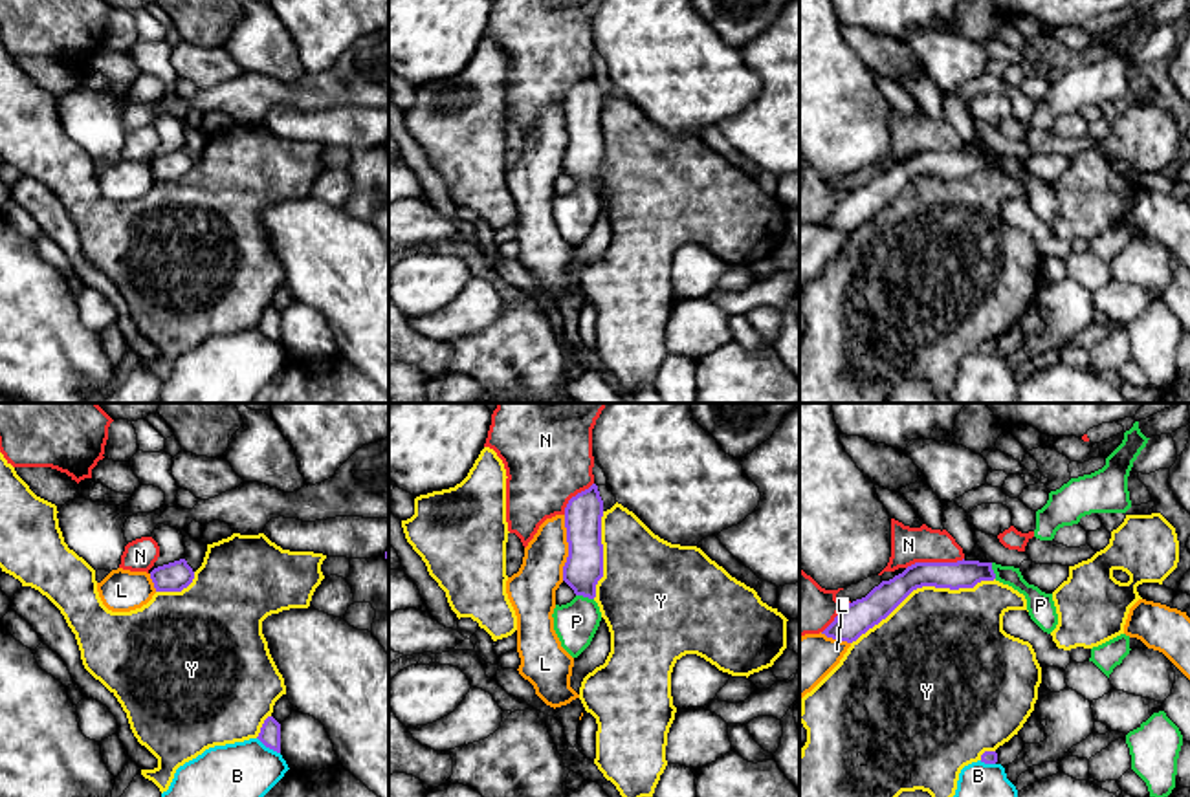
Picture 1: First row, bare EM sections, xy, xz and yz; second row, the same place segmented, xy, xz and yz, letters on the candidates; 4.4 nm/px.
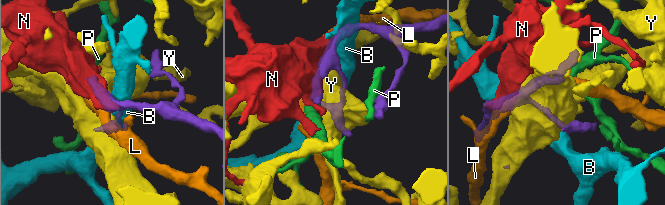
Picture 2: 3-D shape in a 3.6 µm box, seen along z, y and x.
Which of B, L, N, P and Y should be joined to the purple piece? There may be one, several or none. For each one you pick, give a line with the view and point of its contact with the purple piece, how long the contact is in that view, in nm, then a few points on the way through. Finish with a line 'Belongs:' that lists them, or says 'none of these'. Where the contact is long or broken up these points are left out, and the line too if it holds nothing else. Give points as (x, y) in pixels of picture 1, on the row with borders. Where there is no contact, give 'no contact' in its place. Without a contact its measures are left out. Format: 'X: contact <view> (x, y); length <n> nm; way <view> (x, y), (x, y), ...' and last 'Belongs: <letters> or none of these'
P: contact xz (585, 596); length 80 nm; way xz (583, 568), (585, 596), (582, 616), (576, 622)
Belongs: P

